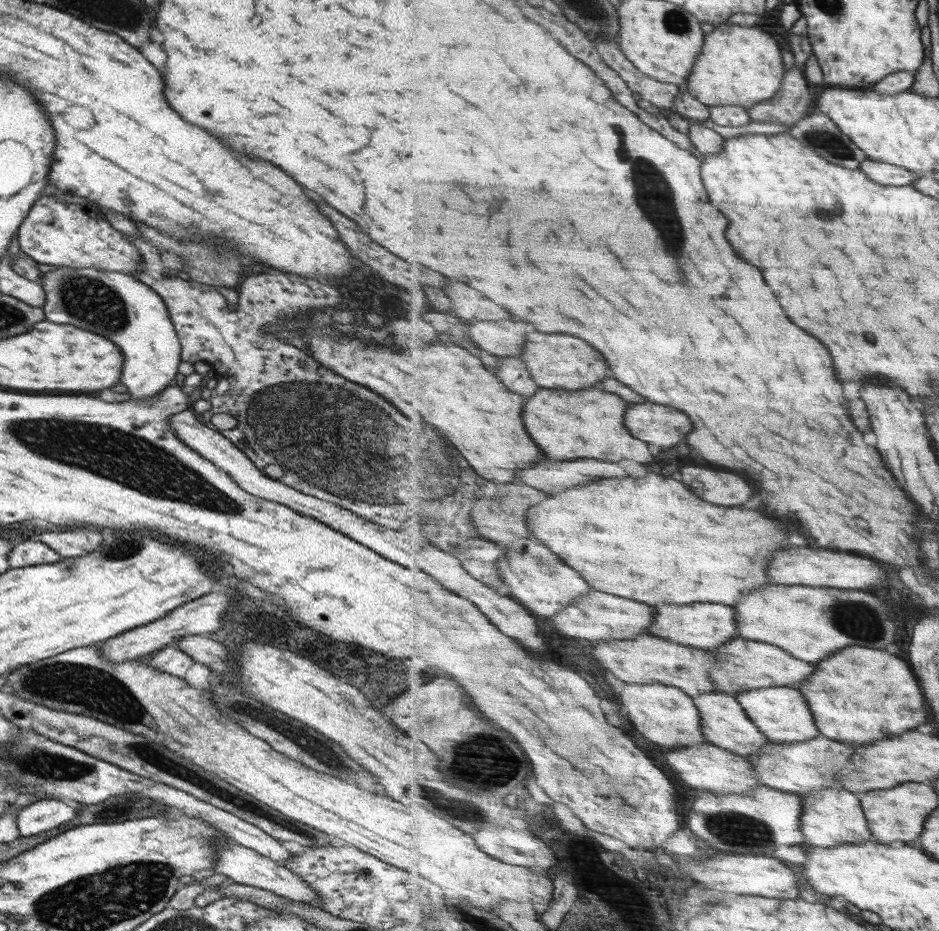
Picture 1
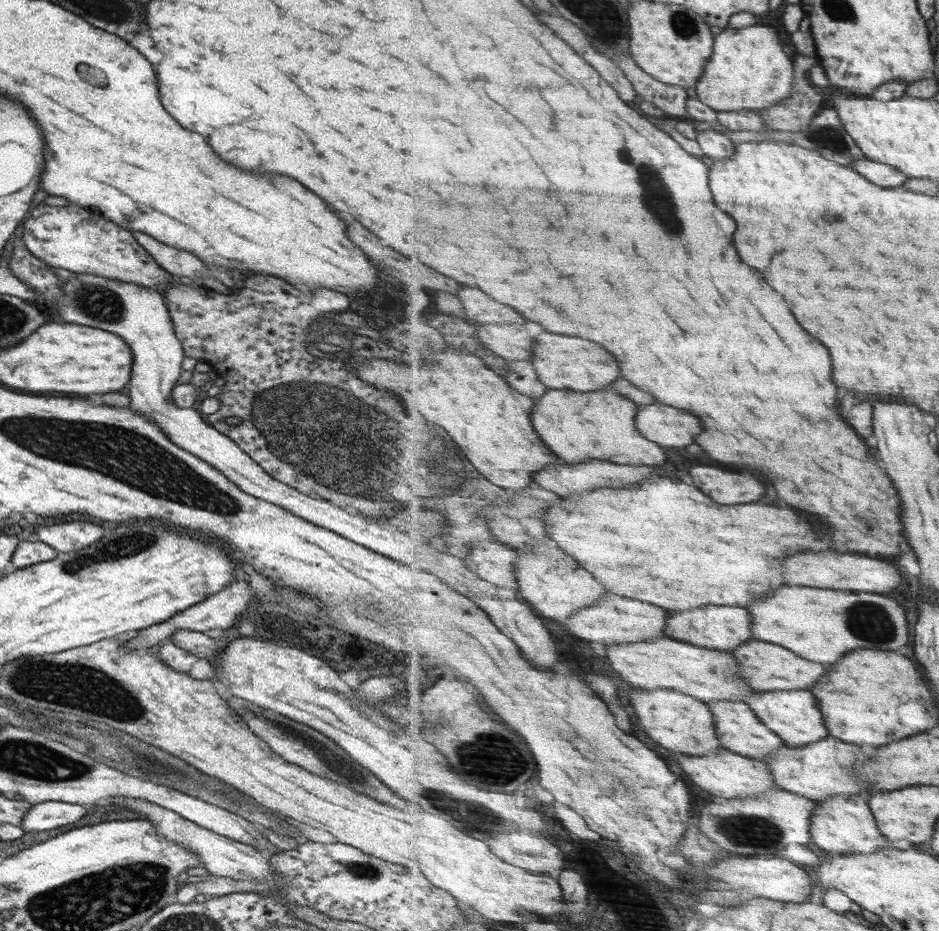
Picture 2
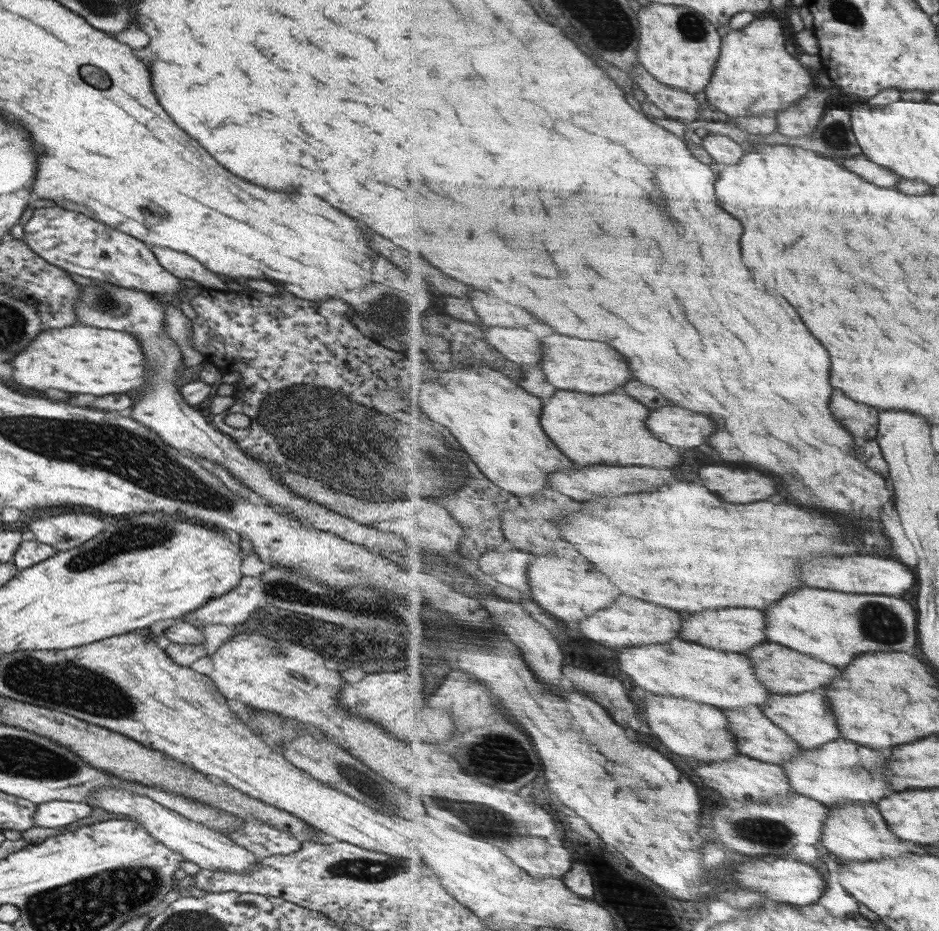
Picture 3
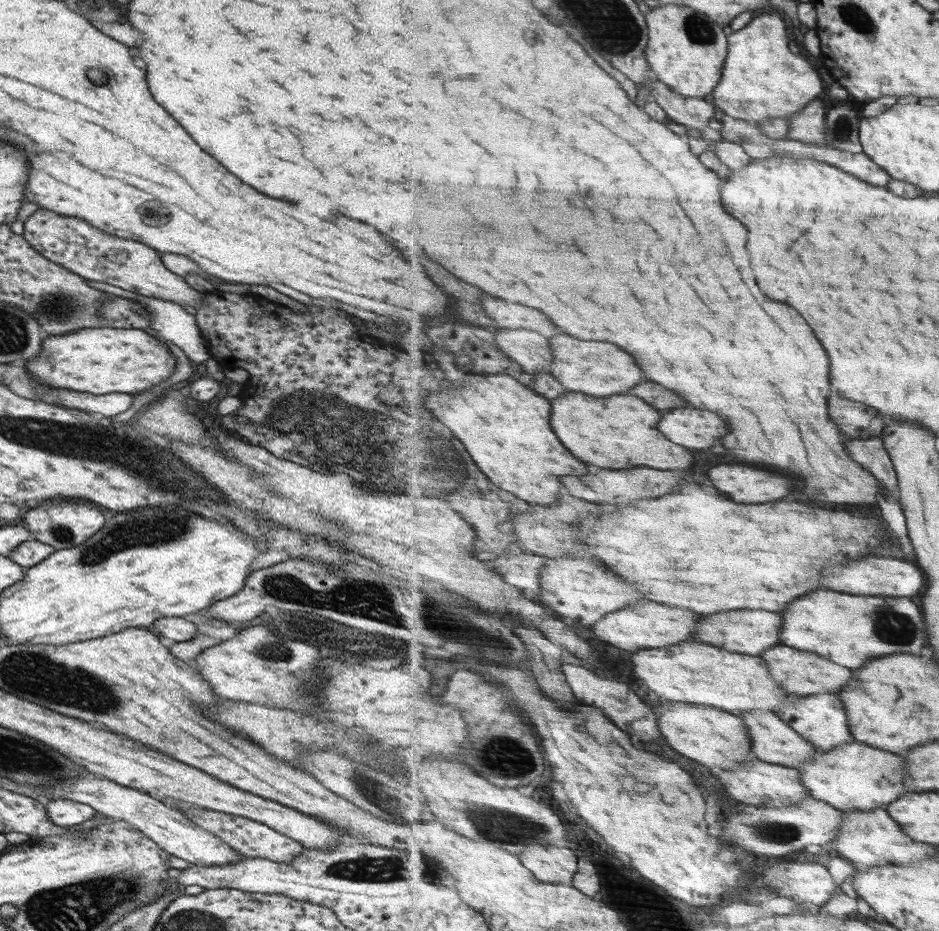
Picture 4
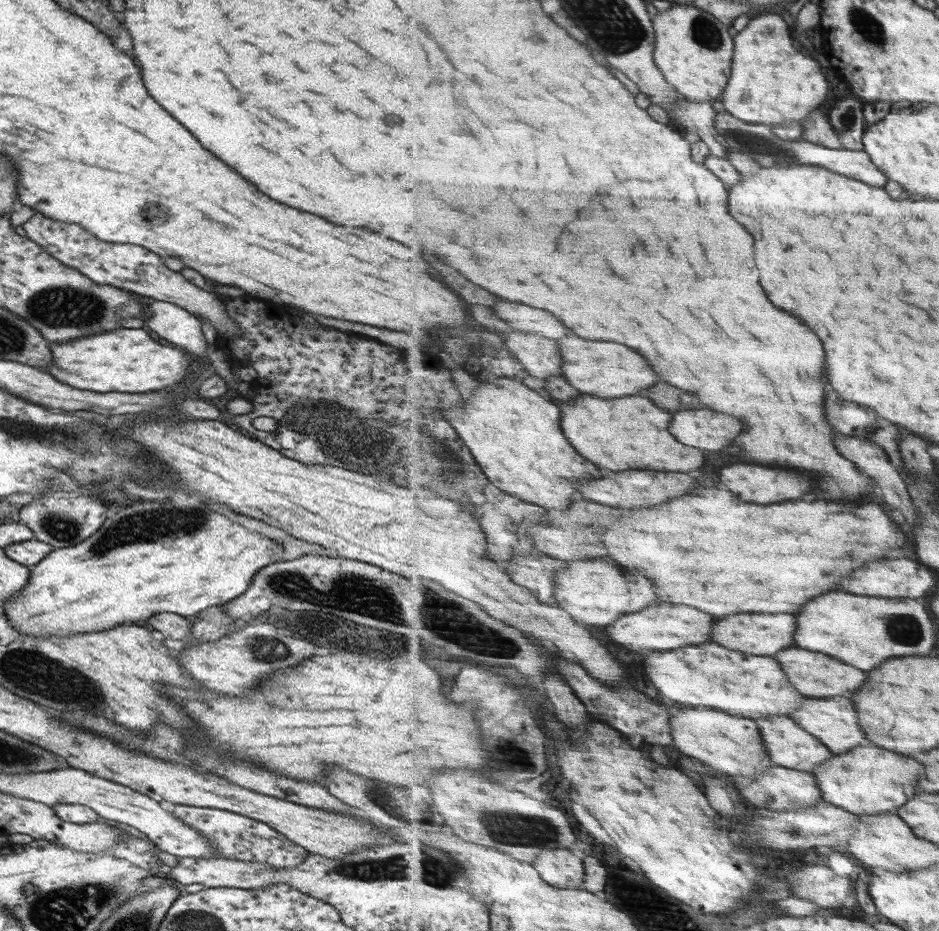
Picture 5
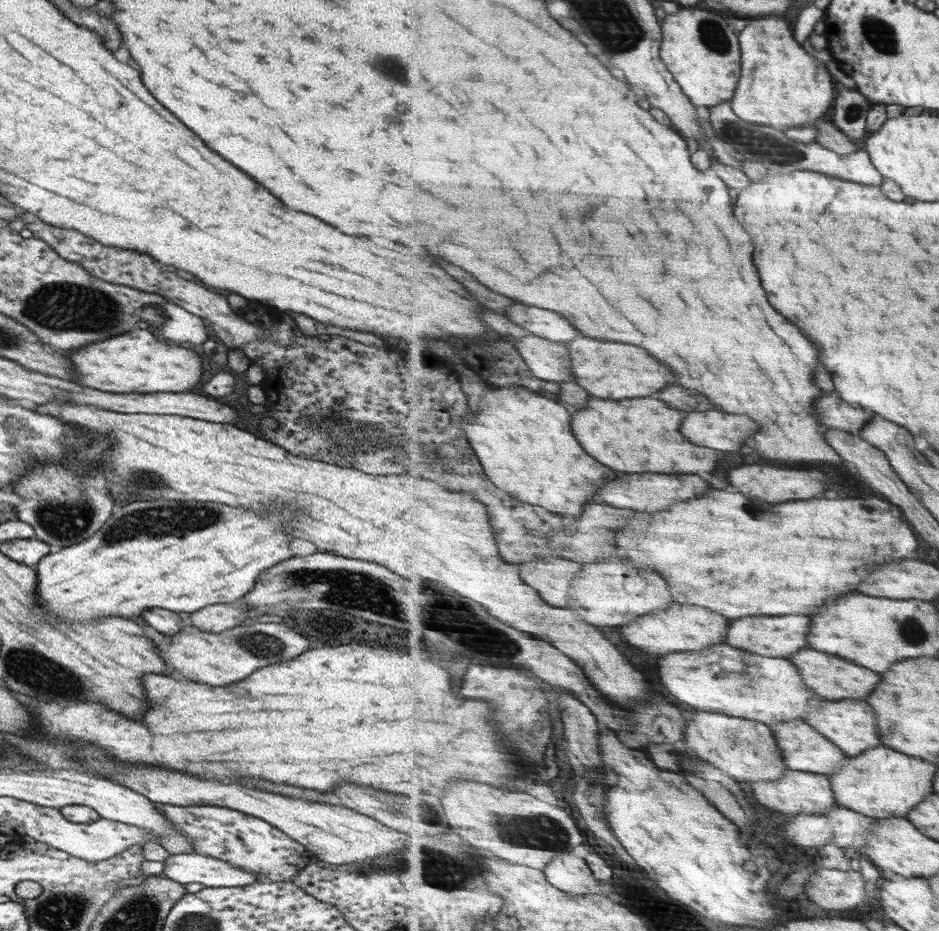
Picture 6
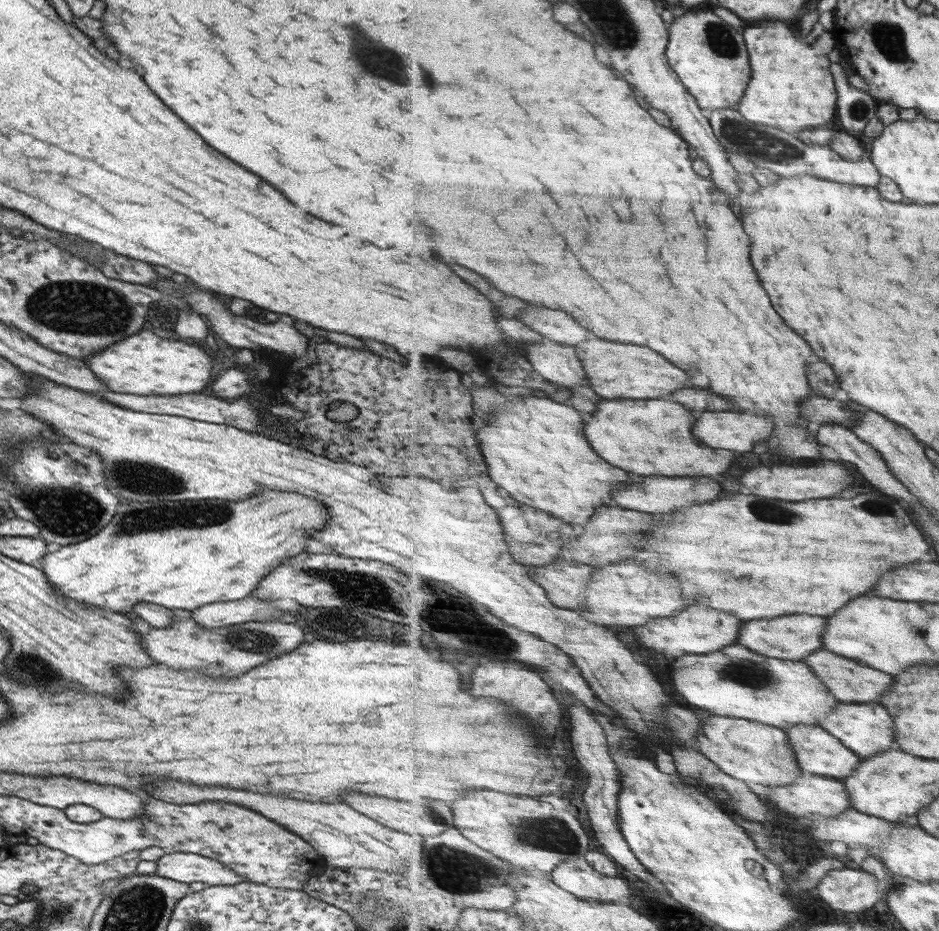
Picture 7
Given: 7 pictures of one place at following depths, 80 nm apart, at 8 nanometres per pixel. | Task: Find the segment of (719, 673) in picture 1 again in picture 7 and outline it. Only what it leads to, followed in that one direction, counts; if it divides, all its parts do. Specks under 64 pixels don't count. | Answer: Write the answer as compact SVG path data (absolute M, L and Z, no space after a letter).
M821 650L817 654L811 654L807 660L803 661L809 666L813 666L814 674L821 674L820 679L828 686L829 694L835 695L842 702L877 703L882 699L881 696L887 693L887 690L891 690L891 686L895 684L895 678L891 674L885 674L881 670L873 670L869 666L861 666L857 660L843 658L839 654L831 654L829 650Z

